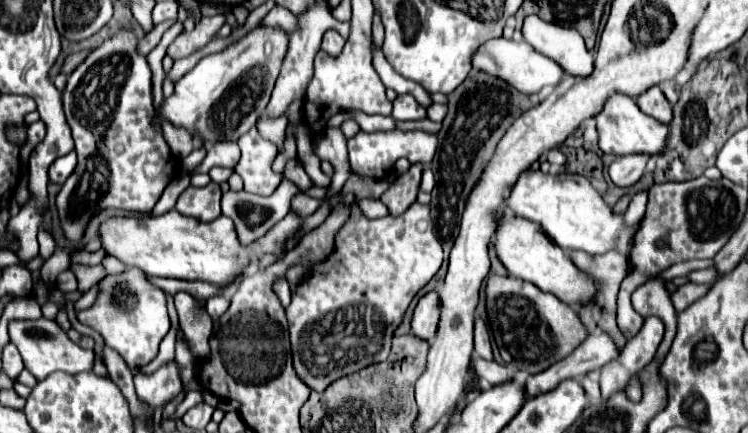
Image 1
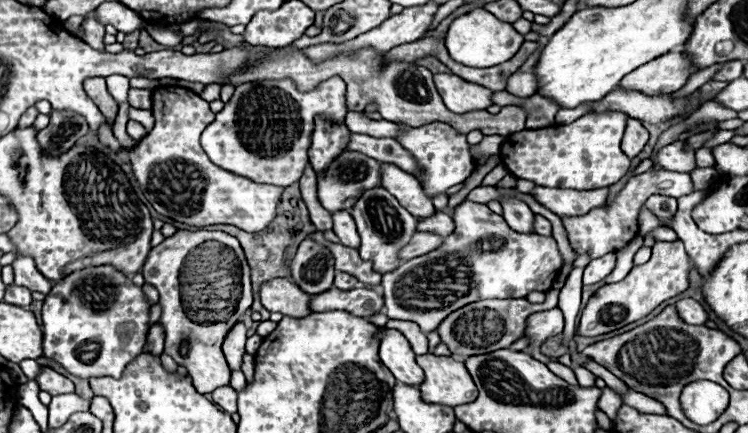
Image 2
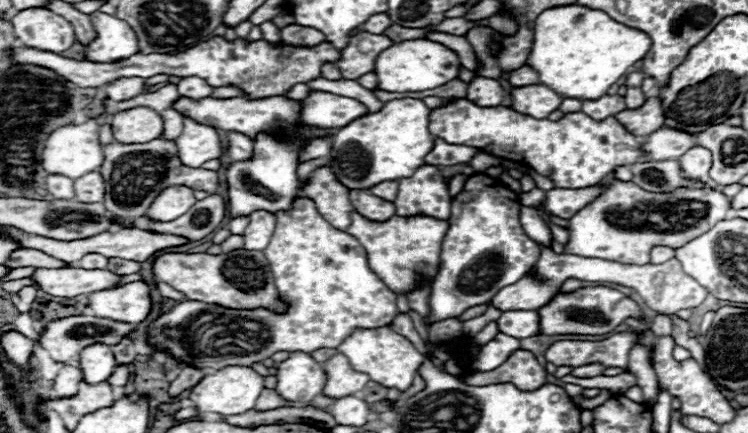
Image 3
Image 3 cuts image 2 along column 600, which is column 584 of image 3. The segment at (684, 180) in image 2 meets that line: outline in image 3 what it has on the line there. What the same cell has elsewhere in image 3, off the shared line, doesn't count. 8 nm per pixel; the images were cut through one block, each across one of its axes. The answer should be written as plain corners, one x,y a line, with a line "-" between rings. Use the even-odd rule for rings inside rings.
612,178
604,192
592,200
580,214
574,214
568,226
568,244
564,246
564,252
568,254
580,254
590,258
604,258
612,262
624,262
624,264
648,264
650,262
650,250
654,246
670,246
680,248
684,242
690,242
692,238
704,234
710,230
716,222
726,220
732,216
730,198
726,198
720,190
712,188
676,188
672,192
648,192
640,186
636,186
632,180
622,182
618,178

